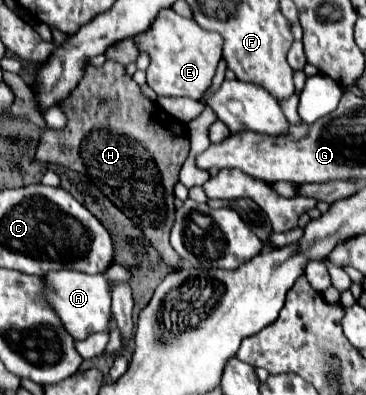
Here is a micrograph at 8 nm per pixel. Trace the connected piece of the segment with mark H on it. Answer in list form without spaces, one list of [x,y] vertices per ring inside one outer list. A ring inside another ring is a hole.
[[[107,60],[101,68],[85,66],[83,78],[77,88],[59,104],[67,116],[67,126],[61,132],[45,132],[39,138],[39,146],[35,152],[37,162],[45,164],[61,164],[73,172],[91,176],[93,184],[141,230],[145,240],[159,252],[161,260],[179,270],[181,258],[173,252],[169,244],[169,234],[175,222],[175,206],[173,206],[173,186],[179,182],[181,164],[189,154],[189,138],[185,138],[185,126],[171,114],[167,114],[159,104],[145,100],[139,92],[135,80],[127,74],[125,66],[113,60]]]

